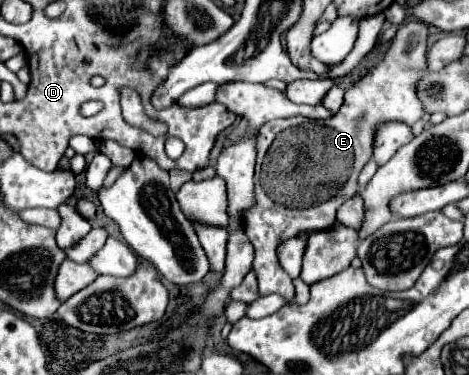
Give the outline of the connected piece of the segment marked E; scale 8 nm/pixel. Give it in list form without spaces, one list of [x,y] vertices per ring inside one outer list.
[[[408,20],[396,32],[384,60],[356,80],[348,90],[342,104],[342,110],[328,120],[310,120],[304,116],[280,118],[266,122],[256,136],[256,174],[254,174],[254,198],[256,204],[244,210],[244,230],[248,240],[254,246],[254,264],[260,294],[280,294],[288,300],[294,298],[292,278],[282,270],[276,258],[278,242],[286,238],[298,236],[296,232],[308,230],[324,230],[336,224],[336,210],[352,196],[358,194],[358,174],[364,164],[372,158],[372,138],[378,124],[386,120],[398,120],[406,124],[414,124],[422,118],[424,106],[416,94],[416,84],[426,76],[426,40],[428,40],[428,24],[418,20]]]

